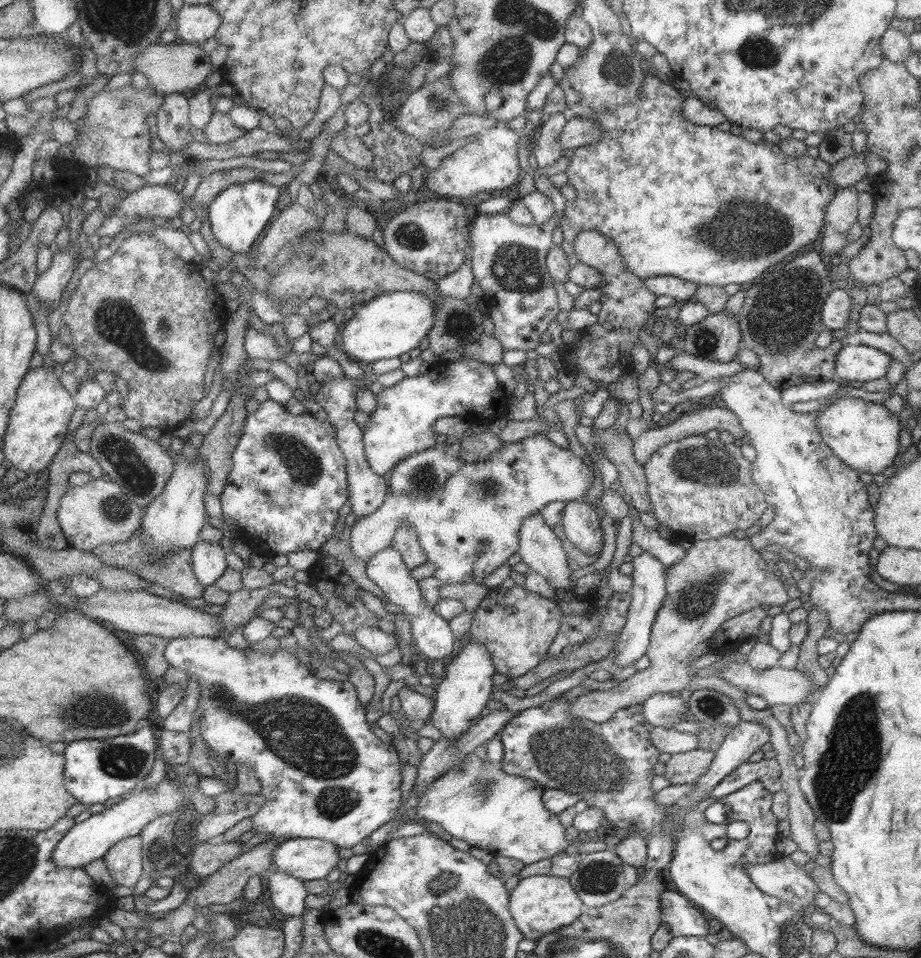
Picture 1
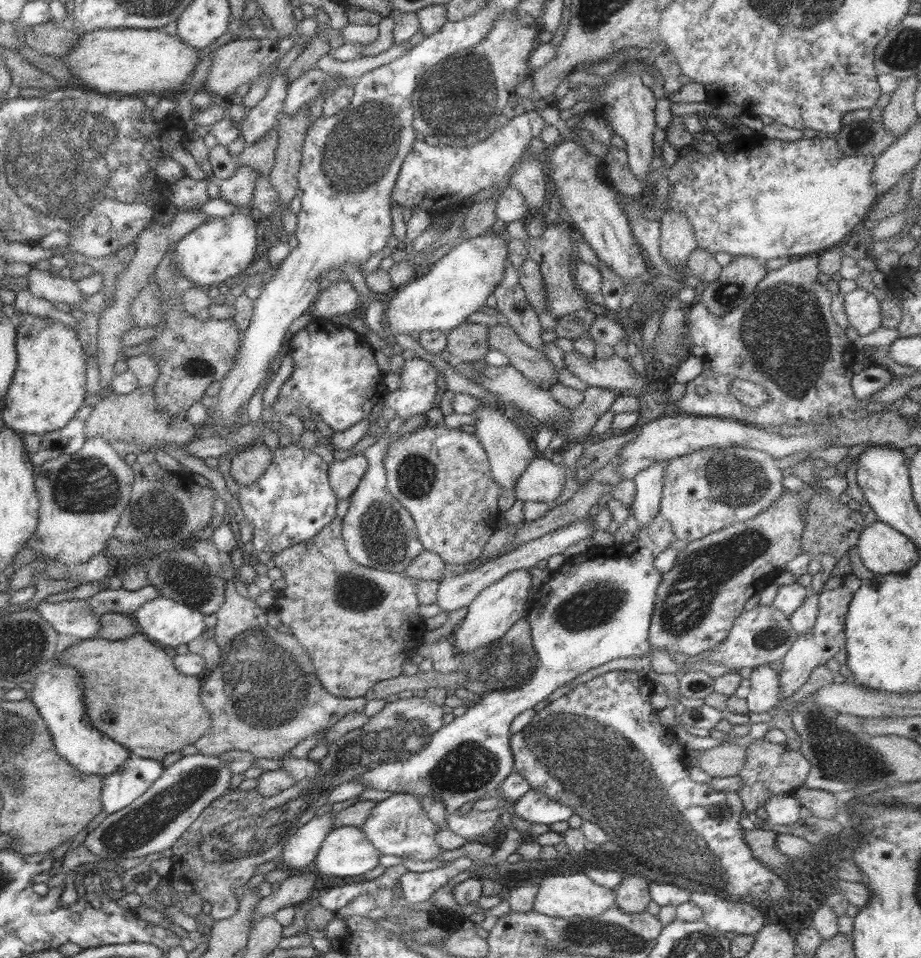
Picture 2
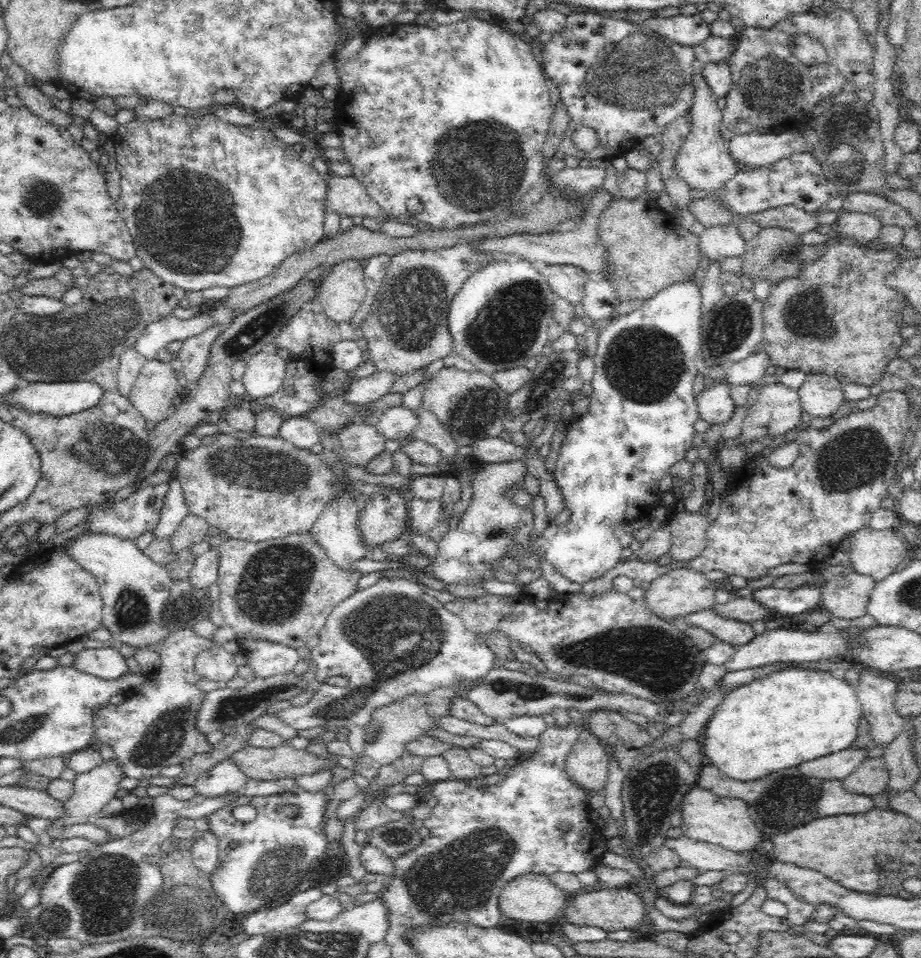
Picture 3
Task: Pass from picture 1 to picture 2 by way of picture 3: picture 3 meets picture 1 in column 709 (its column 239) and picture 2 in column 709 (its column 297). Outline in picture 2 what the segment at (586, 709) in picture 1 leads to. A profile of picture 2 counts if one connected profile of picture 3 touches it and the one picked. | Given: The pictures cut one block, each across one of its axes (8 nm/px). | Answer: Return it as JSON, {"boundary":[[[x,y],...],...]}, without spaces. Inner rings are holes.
{"boundary":[[[789,482],[777,502],[767,506],[757,516],[745,522],[711,532],[688,544],[677,554],[672,568],[661,573],[657,585],[655,604],[648,626],[648,643],[656,650],[669,650],[677,659],[701,655],[701,652],[721,642],[734,620],[742,613],[743,604],[759,590],[774,582],[775,577],[784,572],[786,562],[799,552],[804,523],[799,516],[799,487]]]}

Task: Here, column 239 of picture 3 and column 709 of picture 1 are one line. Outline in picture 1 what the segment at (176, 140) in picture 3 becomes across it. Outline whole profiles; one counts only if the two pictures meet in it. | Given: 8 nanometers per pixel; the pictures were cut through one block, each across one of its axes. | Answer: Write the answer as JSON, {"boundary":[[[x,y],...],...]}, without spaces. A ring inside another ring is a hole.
{"boundary":[[[654,73],[643,75],[643,85],[639,89],[637,99],[627,101],[613,111],[599,111],[593,113],[587,120],[593,124],[599,124],[601,139],[597,143],[583,145],[572,150],[572,157],[569,158],[569,166],[564,173],[567,176],[567,183],[575,190],[575,197],[567,201],[564,210],[561,212],[560,228],[562,232],[561,248],[565,252],[569,266],[568,280],[584,289],[596,288],[602,280],[602,275],[595,269],[583,265],[576,257],[573,250],[573,239],[579,231],[585,229],[597,229],[601,235],[611,239],[619,250],[619,257],[627,273],[633,274],[636,278],[647,279],[651,276],[673,276],[680,280],[687,280],[695,285],[708,285],[724,287],[728,284],[741,285],[752,282],[768,268],[779,262],[786,262],[796,255],[798,250],[811,244],[816,238],[819,240],[821,229],[823,228],[823,215],[825,207],[831,201],[836,190],[835,184],[831,184],[829,171],[831,164],[823,162],[821,158],[813,158],[807,154],[801,156],[785,156],[781,148],[771,142],[760,140],[757,143],[749,142],[741,135],[733,135],[727,131],[718,130],[711,125],[698,125],[688,121],[681,115],[681,104],[685,95],[680,93],[675,82],[663,79]]]}

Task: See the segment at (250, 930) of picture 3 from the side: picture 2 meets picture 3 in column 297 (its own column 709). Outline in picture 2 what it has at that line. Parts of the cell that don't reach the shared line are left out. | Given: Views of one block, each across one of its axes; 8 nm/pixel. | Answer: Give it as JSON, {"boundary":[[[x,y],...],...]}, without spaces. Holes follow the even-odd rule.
{"boundary":[[[703,890],[692,892],[688,901],[699,906],[703,922],[719,932],[755,935],[765,924],[763,913],[751,903],[719,898]]]}

